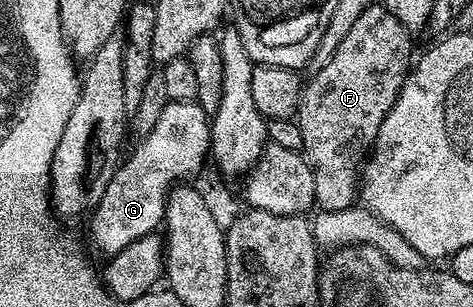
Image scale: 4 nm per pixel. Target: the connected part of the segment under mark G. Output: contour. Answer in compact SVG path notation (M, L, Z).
M198 101L169 102L157 125L137 143L135 152L120 162L113 173L113 181L109 181L105 193L101 193L101 201L89 215L91 243L103 257L121 253L121 249L125 249L125 245L133 245L137 237L160 230L172 187L190 180L187 178L197 174L203 162L208 162L211 149L209 112Z

